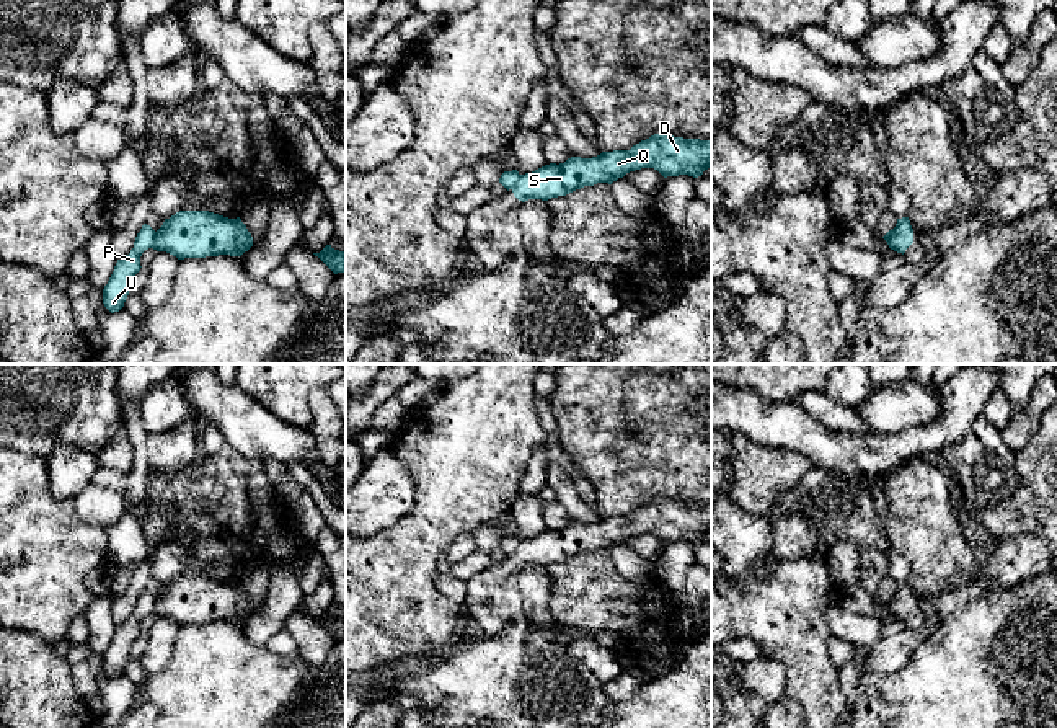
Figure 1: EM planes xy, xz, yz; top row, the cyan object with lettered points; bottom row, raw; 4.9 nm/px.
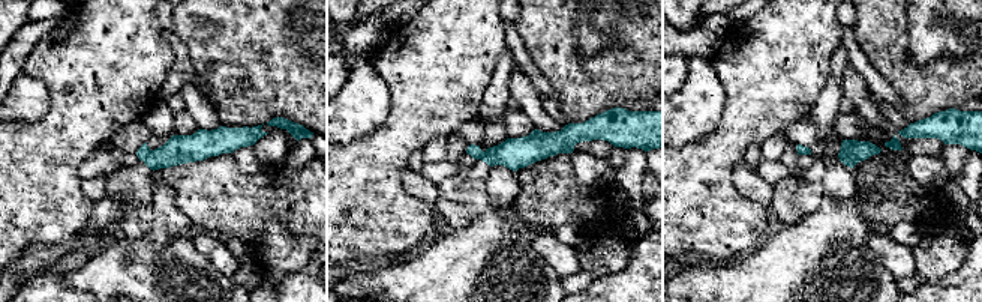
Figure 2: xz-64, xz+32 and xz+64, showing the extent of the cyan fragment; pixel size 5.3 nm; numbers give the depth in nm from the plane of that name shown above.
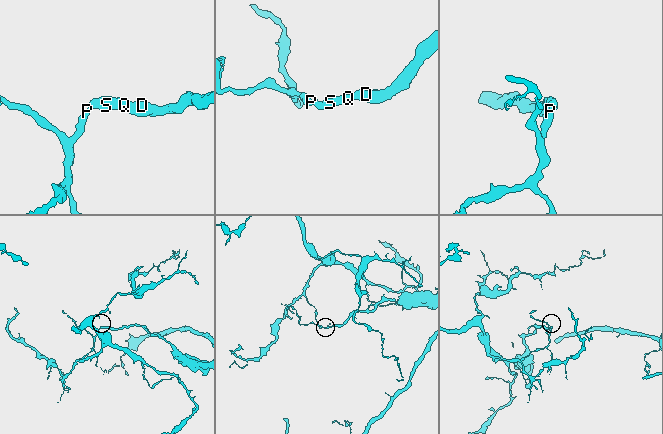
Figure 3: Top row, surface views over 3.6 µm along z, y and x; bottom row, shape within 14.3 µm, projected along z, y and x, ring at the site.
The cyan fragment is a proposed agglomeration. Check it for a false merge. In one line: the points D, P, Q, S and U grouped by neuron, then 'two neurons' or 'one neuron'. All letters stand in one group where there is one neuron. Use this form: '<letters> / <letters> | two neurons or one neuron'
D Q S / P U | two neurons

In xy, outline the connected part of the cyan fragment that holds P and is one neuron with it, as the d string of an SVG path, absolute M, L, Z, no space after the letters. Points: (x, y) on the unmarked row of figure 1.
M144 589L135 602L134 614L129 620L117 625L114 637L103 655L103 669L114 679L124 673L134 641L140 637L140 622L145 615L153 614L155 596Z

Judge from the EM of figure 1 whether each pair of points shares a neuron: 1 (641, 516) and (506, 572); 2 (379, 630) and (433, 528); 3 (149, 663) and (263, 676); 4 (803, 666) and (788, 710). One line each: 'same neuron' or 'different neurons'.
1: same neuron
2: same neuron
3: different neurons
4: different neurons

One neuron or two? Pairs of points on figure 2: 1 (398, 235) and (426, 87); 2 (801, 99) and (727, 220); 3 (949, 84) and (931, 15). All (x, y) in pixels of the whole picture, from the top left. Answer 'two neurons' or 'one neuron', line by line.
1: one neuron
2: one neuron
3: two neurons

